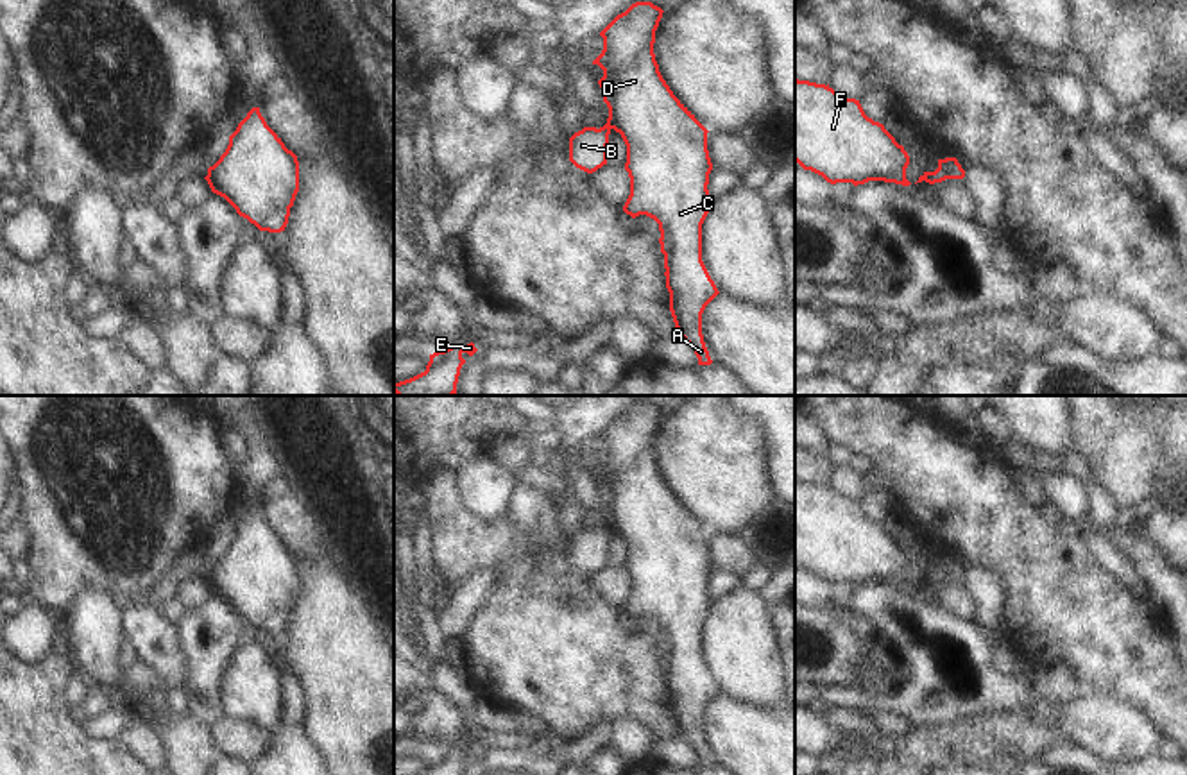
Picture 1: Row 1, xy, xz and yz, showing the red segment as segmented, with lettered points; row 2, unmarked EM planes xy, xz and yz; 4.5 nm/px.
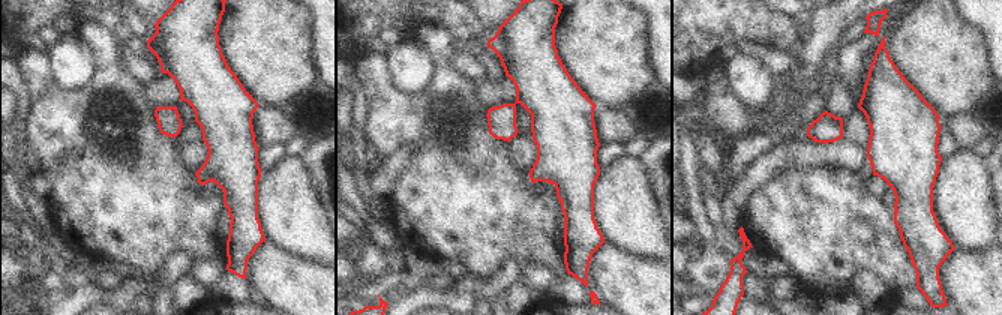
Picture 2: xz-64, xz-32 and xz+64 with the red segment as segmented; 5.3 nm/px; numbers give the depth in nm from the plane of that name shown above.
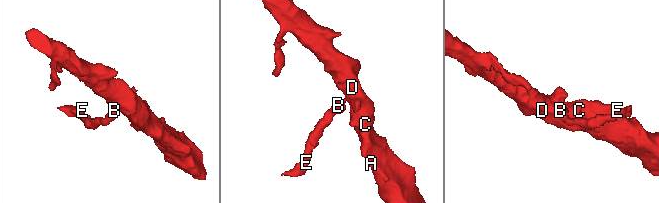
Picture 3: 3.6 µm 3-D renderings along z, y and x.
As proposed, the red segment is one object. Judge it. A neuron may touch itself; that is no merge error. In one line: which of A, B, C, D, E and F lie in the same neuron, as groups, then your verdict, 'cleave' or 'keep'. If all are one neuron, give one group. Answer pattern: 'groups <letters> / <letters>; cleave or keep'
groups A C D F / B E; cleave

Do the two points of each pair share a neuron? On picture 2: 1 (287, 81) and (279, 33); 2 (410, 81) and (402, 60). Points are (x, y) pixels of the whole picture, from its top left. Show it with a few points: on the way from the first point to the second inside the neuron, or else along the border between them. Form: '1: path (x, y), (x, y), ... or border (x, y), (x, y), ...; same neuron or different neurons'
1: path (279, 69), (279, 45); same neuron
2: path (410, 77), (407, 65); same neuron

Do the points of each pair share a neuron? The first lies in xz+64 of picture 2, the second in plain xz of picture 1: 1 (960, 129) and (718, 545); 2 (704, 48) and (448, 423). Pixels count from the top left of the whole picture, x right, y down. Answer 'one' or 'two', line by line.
1: one
2: one

